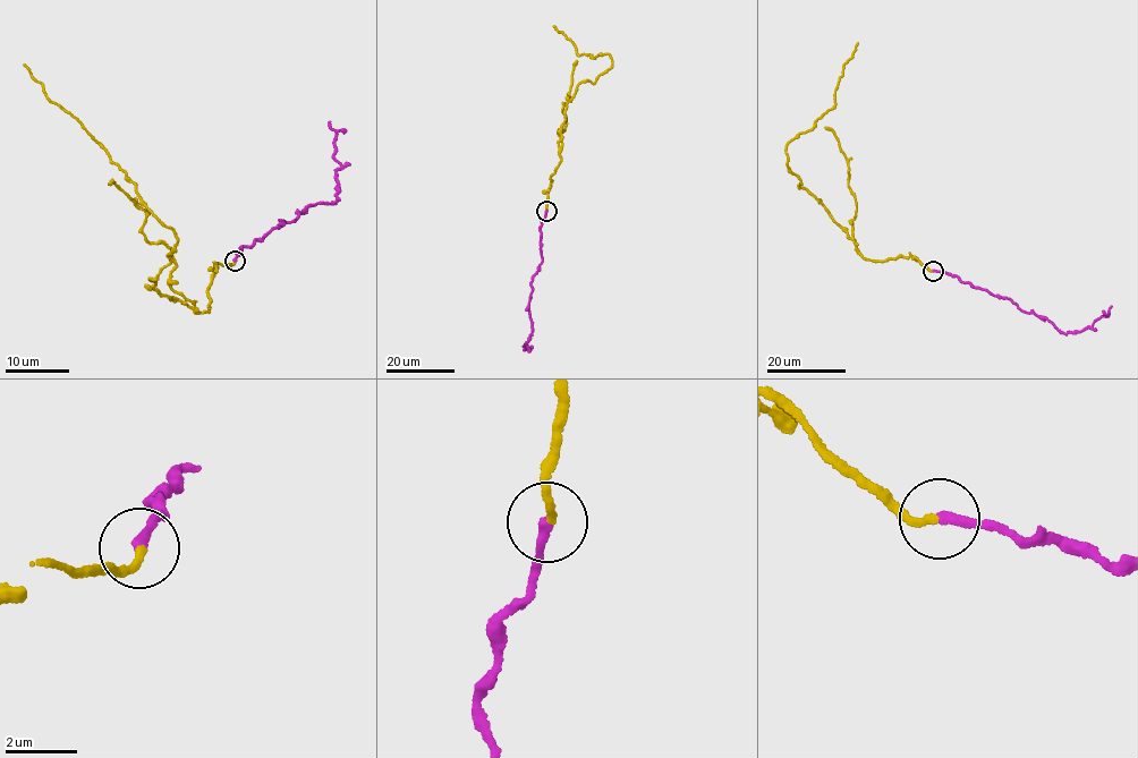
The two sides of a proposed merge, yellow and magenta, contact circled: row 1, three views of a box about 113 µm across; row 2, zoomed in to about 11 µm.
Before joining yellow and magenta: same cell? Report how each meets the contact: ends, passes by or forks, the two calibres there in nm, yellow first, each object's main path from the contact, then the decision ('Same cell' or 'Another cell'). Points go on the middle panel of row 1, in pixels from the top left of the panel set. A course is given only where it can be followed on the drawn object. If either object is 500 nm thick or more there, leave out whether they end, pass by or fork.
At the ring yellow ends. At the ring magenta ends. Thickness 200 nm (yellow) against 280 nm. Course of yellow: (546, 211), (568, 102), (576, 86), (594, 83), (612, 64), (608, 53), (577, 54), (553, 26). Course of magenta: (546, 211), (541, 227), (542, 262), (531, 283), (528, 312), (533, 330), (524, 349), (529, 350), (532, 346). Another cell

